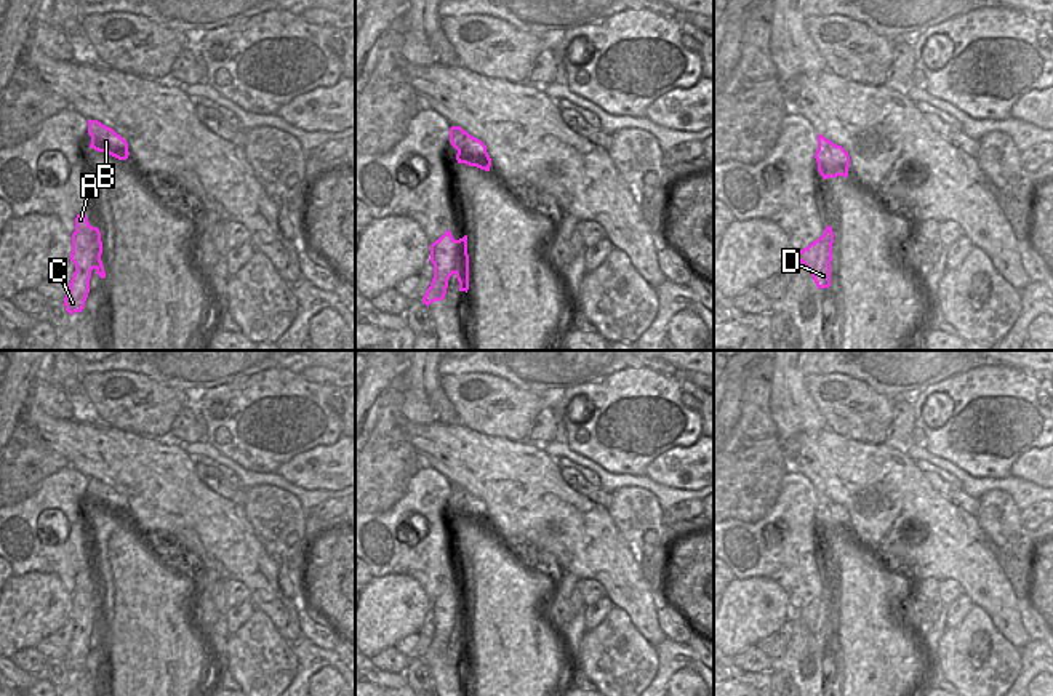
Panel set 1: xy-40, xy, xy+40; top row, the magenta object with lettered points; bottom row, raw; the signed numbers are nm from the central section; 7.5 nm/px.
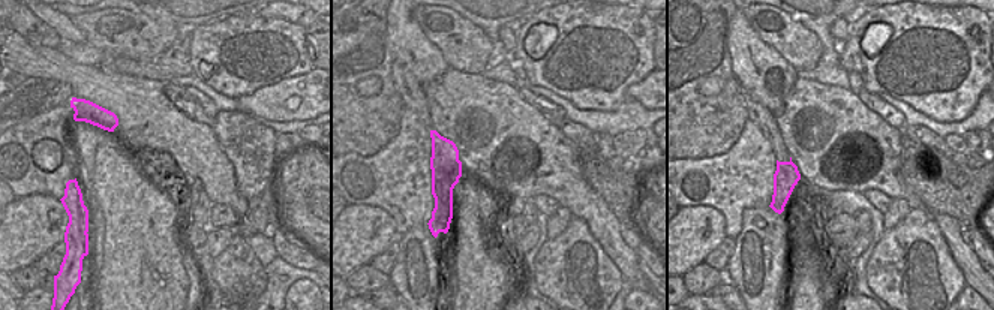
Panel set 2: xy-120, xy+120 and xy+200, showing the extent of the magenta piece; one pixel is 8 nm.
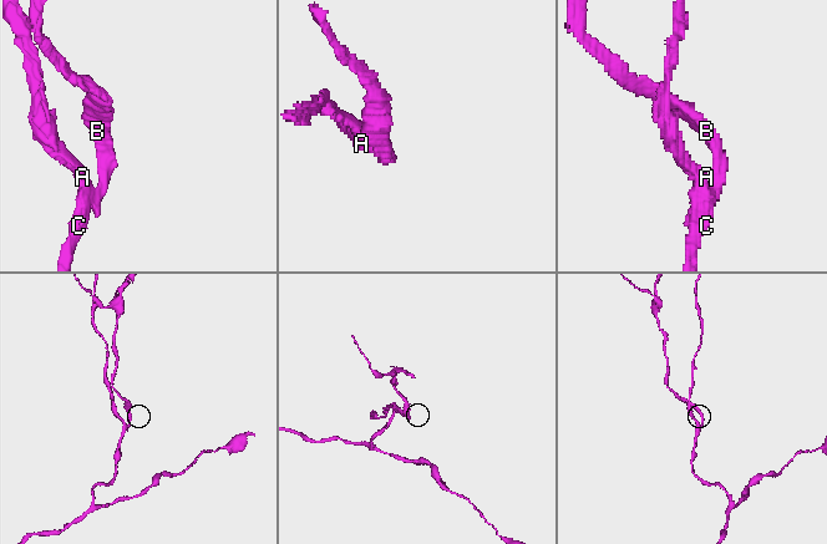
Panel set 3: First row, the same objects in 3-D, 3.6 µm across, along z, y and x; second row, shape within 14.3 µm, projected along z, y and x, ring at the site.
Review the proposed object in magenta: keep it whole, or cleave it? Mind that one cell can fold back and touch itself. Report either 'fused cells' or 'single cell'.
fused cells

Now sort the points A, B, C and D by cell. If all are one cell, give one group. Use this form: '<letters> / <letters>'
A C / B D

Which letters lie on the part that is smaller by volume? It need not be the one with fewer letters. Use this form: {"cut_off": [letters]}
{"cut_off": ["B", "D"]}

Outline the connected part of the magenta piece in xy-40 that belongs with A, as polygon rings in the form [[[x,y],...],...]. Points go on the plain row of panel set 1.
[[[85,571],[77,573],[70,611],[75,630],[64,656],[66,669],[72,674],[82,670],[85,666],[90,651],[91,629],[102,626],[101,613],[96,611],[98,605],[102,605],[99,587],[88,581]]]

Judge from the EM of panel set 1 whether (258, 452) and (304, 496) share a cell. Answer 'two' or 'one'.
two

